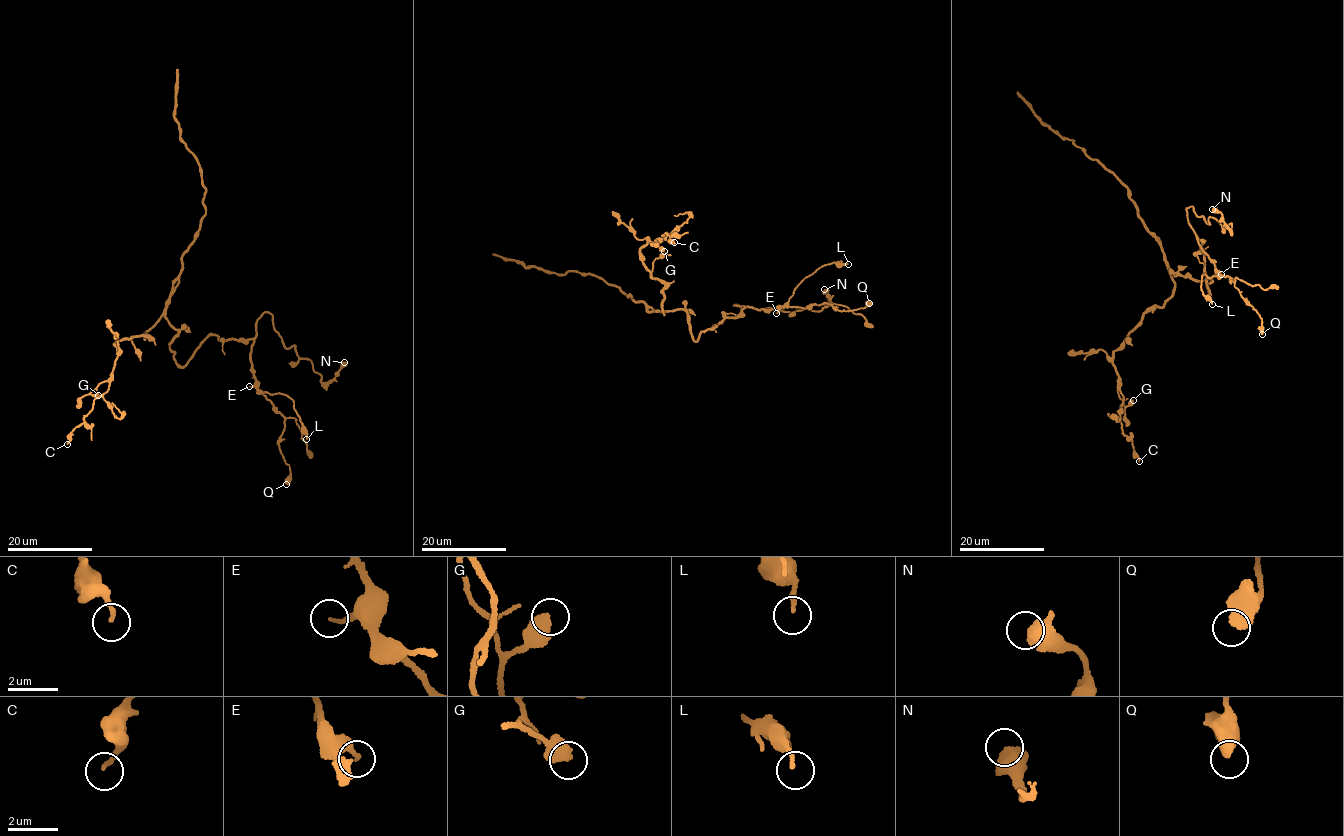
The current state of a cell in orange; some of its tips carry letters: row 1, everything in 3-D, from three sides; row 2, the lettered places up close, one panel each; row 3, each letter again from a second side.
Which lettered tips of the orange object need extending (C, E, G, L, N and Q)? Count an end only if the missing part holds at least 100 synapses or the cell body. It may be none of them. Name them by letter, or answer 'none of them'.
none of them

